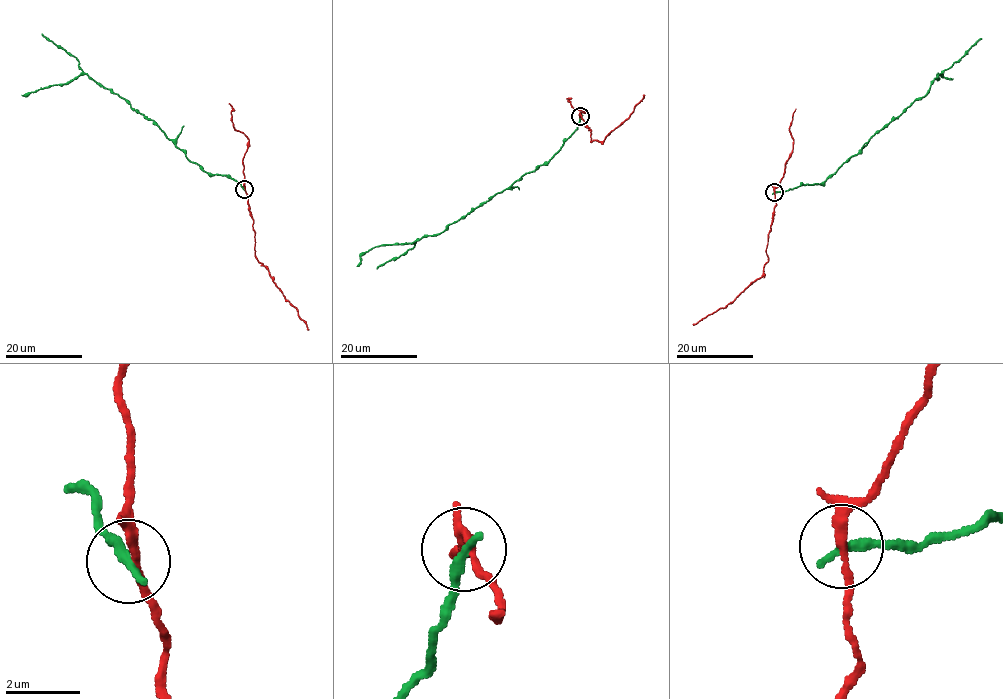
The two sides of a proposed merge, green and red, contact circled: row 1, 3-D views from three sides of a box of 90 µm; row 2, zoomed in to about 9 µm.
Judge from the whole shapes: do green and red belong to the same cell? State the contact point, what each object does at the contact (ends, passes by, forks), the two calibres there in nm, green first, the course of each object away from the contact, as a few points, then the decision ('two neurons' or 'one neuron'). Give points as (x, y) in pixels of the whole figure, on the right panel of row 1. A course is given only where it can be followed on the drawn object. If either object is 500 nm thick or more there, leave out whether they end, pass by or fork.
at (774, 192); green ends there; red passes by; 320 nm thick on the green side, 200 nm on the other; green runs (774, 192), (821, 184), (907, 107), (925, 95), (937, 79), (937, 73), (953, 79); red runs (774, 192), (774, 215), (766, 254), (768, 261), (760, 277), (732, 302), (693, 324); two neurons

